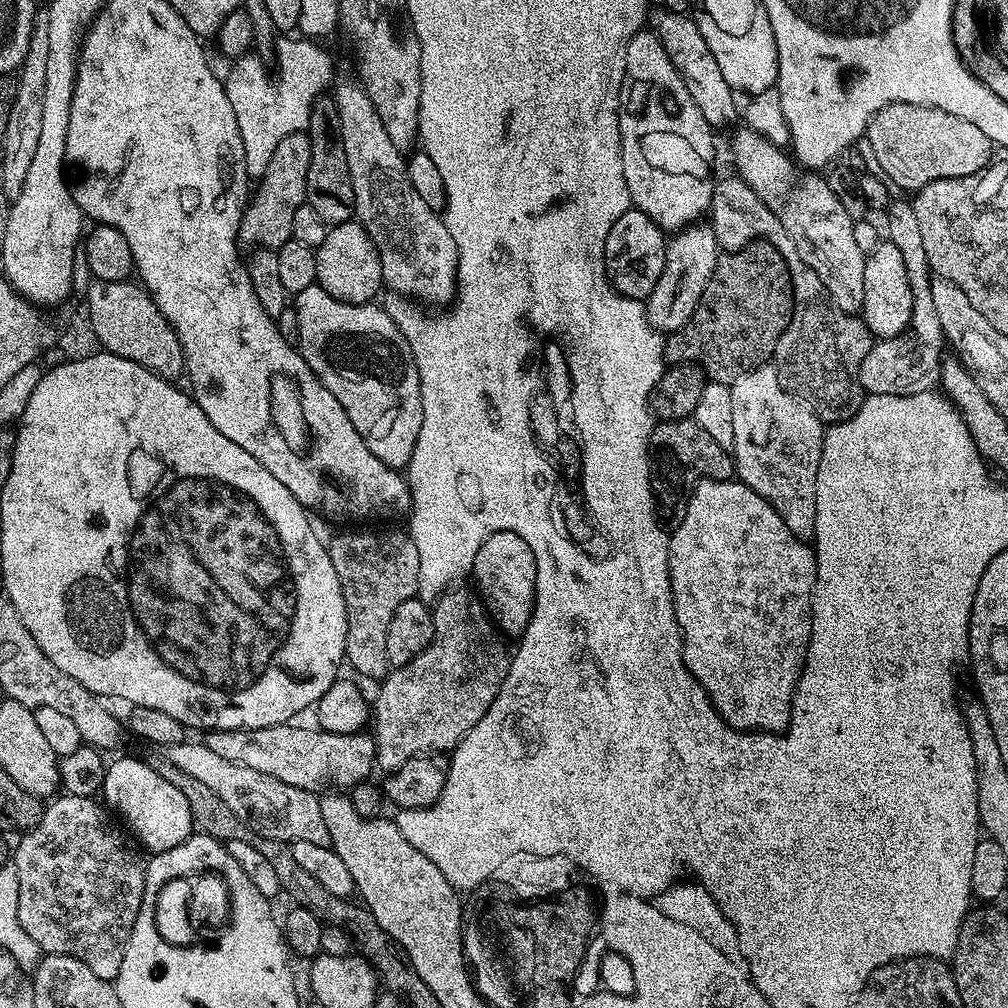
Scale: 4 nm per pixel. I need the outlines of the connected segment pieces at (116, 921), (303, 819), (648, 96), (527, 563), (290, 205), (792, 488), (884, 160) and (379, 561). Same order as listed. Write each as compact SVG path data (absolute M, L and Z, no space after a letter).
M57 795L45 807L38 826L34 826L17 839L20 841L16 846L14 844L14 863L18 874L18 922L22 922L22 930L26 930L26 934L30 934L30 938L34 938L34 942L38 942L41 953L78 958L78 962L86 962L86 966L90 966L90 970L94 970L94 974L98 974L98 978L115 981L118 970L122 970L122 958L126 950L126 942L130 938L130 930L138 919L138 910L142 906L145 861L140 860L139 854L141 855L141 853L135 847L132 849L120 837L119 830L108 821L109 813L99 803L96 805L96 802L91 796Z
M203 742L170 746L166 750L166 759L178 766L182 774L190 774L190 778L214 790L214 794L218 794L218 798L222 798L222 802L226 802L234 814L238 814L240 823L248 832L289 846L299 840L329 846L326 822L322 822L322 806L317 793L290 786L287 782L278 782L278 778L270 778L270 774L261 774L259 770L250 770L250 766L230 762L214 754L214 750L207 748Z
M655 31L633 32L630 46L624 49L624 61L626 74L620 98L620 149L626 190L635 208L642 210L642 214L649 216L665 233L675 234L681 228L697 223L703 217L700 215L711 209L714 187L712 159L716 156L714 130L706 118L702 118L702 110L694 106L690 90L686 90L684 79L678 70L674 70L670 58L666 58L666 50L662 50L662 42Z
M513 532L490 534L490 538L486 538L486 542L482 542L482 546L474 558L474 566L470 576L471 579L476 579L476 584L474 583L475 591L483 600L484 607L487 608L489 616L492 617L501 633L508 638L521 636L530 622L534 602L536 601L536 559L534 558L534 550L530 550L530 546L525 540L518 538L518 534Z
M307 131L286 134L274 150L266 170L258 178L254 195L247 201L240 219L239 243L248 250L279 250L292 239L294 210L306 203L306 174L310 174L310 138Z
M775 367L750 370L730 387L734 413L734 446L730 451L735 475L741 484L774 506L778 518L790 526L797 538L811 541L816 535L816 487L826 431L824 421L817 418L813 408L784 389Z
M888 104L882 110L878 110L868 123L867 140L867 151L870 156L872 151L877 166L881 168L879 171L893 185L896 183L898 187L909 190L926 186L938 178L962 178L966 174L980 172L994 156L992 140L986 138L986 134L982 134L982 130L974 126L974 122L966 122L954 114L946 114L946 110L938 110L925 104Z
M344 532L327 545L330 562L338 574L344 591L348 625L344 655L347 667L356 671L357 677L365 676L381 681L390 671L386 654L386 630L390 618L402 602L413 599L420 591L418 582L418 546L411 535L401 532Z

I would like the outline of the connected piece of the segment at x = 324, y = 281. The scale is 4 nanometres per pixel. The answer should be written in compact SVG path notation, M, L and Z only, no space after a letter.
M350 219L344 224L331 225L326 238L314 251L316 254L316 283L322 286L322 290L326 290L326 294L330 294L342 302L366 304L375 301L376 295L382 292L384 279L378 250L370 238L370 234L366 234L366 230L355 219Z

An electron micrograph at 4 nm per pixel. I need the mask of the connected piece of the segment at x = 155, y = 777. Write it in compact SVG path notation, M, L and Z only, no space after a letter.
M124 756L113 764L111 761L104 769L103 796L103 803L128 823L129 830L140 839L139 847L149 848L149 853L170 850L178 846L178 842L186 842L186 838L194 831L186 794L182 794L178 786L170 786L170 782L166 782L166 778L162 778L153 765L144 760Z

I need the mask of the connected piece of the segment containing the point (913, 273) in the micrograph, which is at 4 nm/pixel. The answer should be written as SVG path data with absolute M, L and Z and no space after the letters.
M907 199L889 203L887 239L902 253L902 262L906 262L906 278L910 278L910 294L913 298L910 322L904 331L885 340L877 339L872 349L862 358L860 367L860 386L867 395L922 394L933 391L940 383L940 365L946 359L944 331L938 320L938 309L934 307L933 292L930 291L934 273L926 262L926 250L922 247L922 234L918 227L918 218Z

